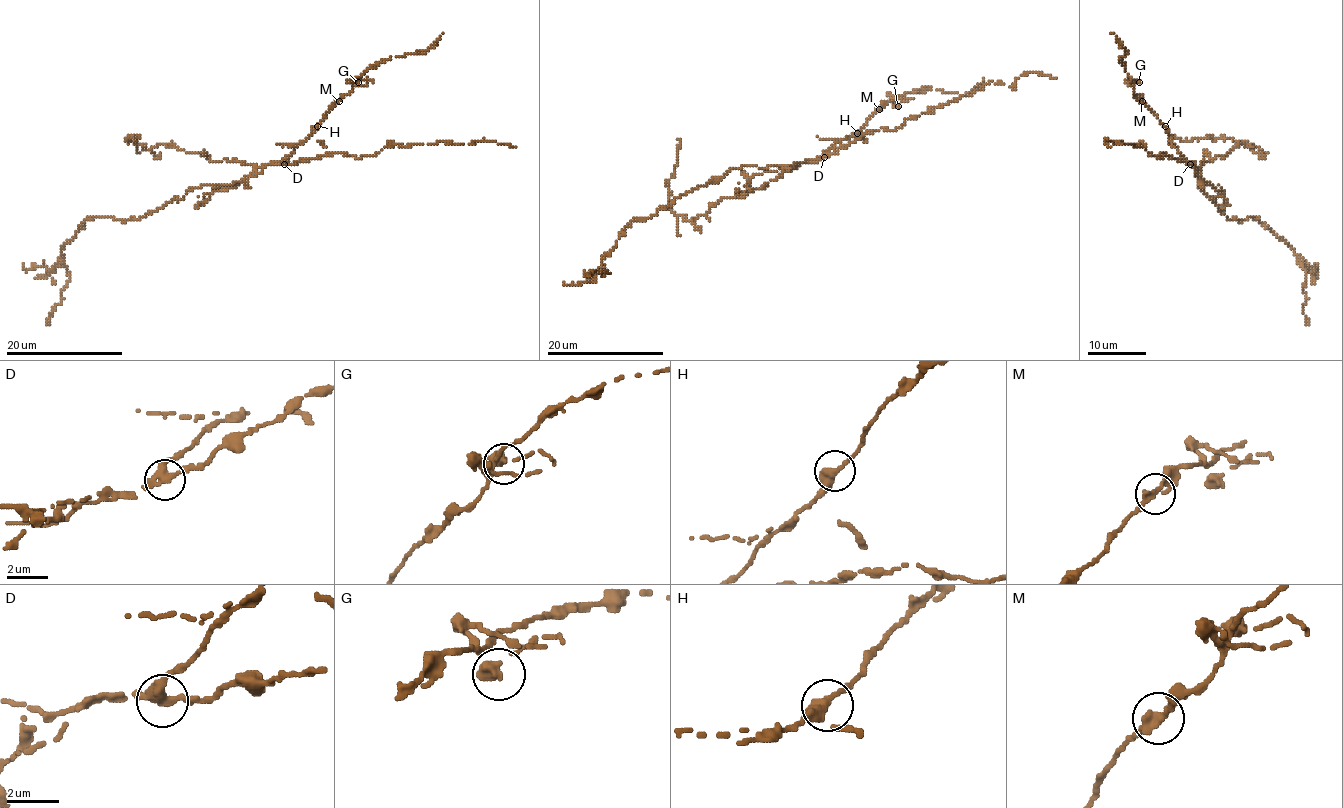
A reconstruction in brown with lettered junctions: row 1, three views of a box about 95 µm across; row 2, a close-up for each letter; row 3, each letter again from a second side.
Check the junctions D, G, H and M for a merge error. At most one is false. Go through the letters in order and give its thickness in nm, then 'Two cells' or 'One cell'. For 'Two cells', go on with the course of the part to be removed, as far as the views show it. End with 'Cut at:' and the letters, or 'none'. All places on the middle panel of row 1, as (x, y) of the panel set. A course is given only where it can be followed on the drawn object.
D: Thickness 400 nm. Two cells. Course of the part to remove: (824, 157), (865, 133), (898, 128), (907, 119), (972, 95), (987, 83), (1010, 86), (1031, 71), (1055, 77)
G: Thickness 340 nm. One cell
H: Thickness 400 nm. One cell
M: Thickness 360 nm. One cell
Cut at: D

